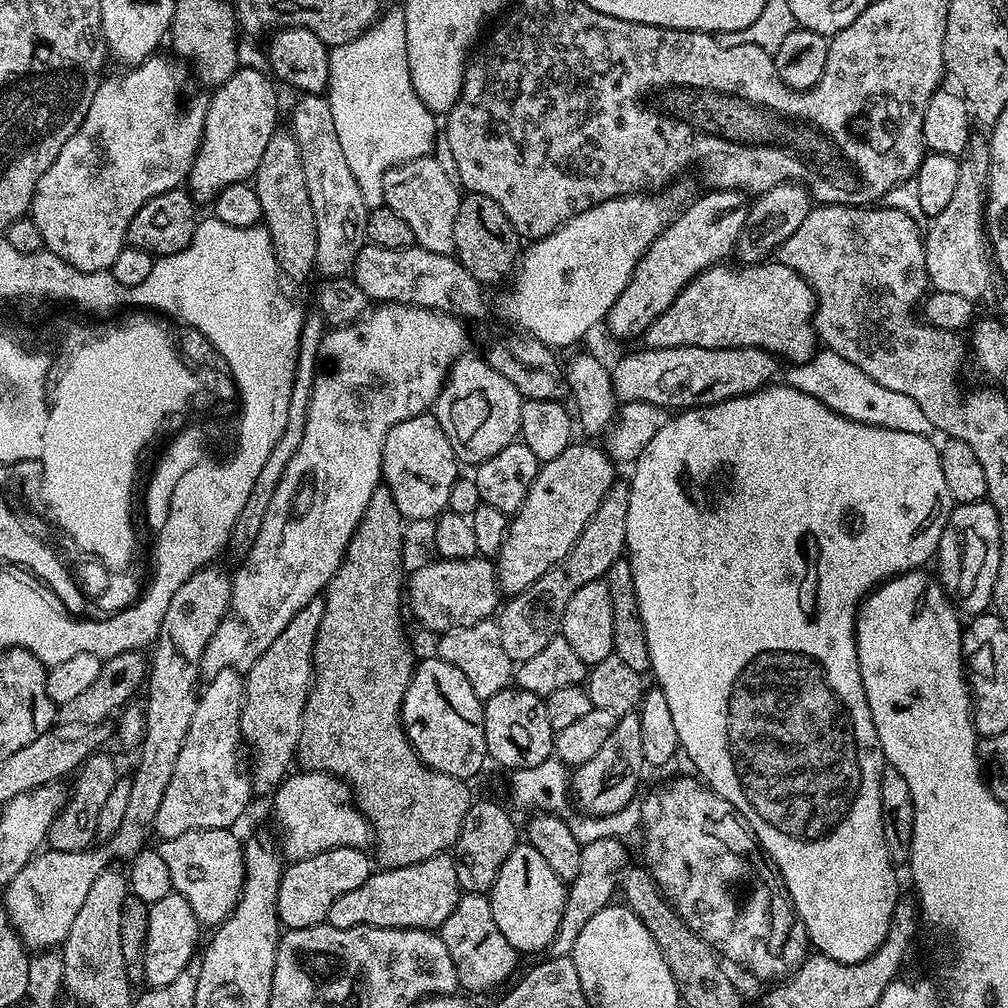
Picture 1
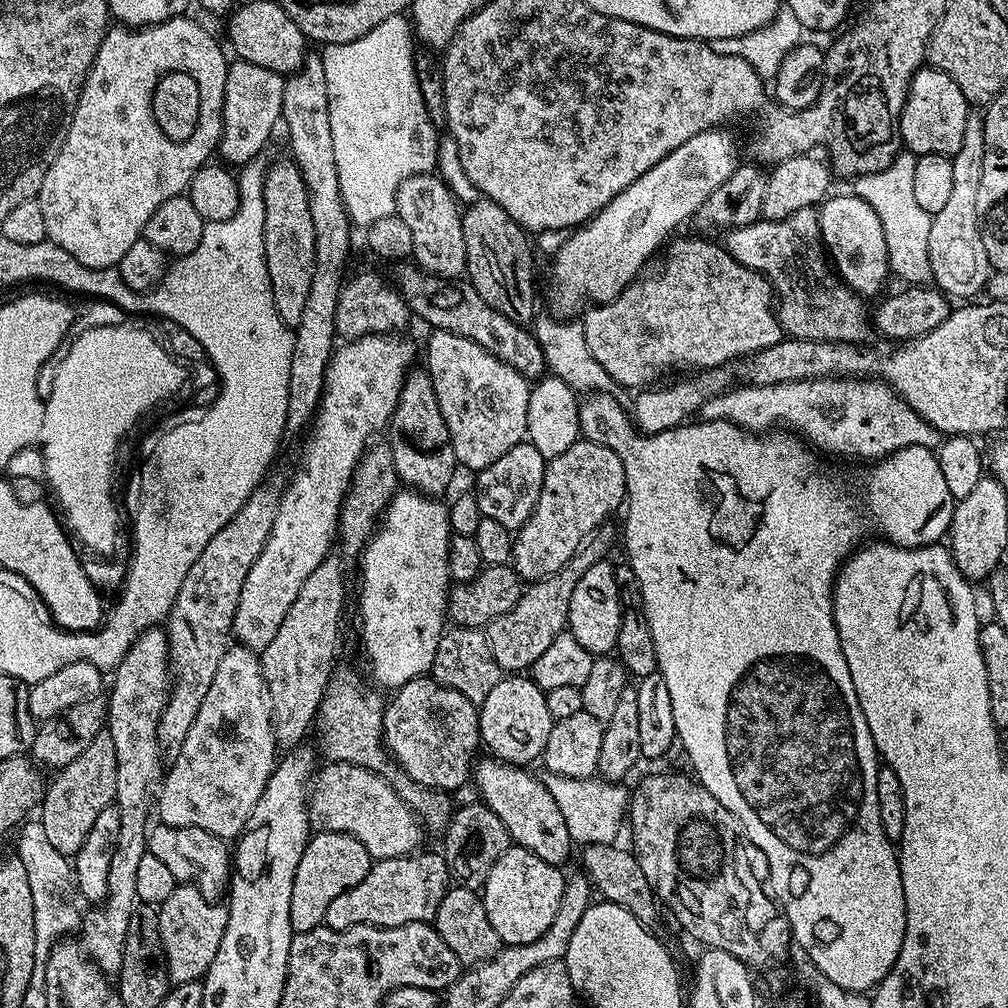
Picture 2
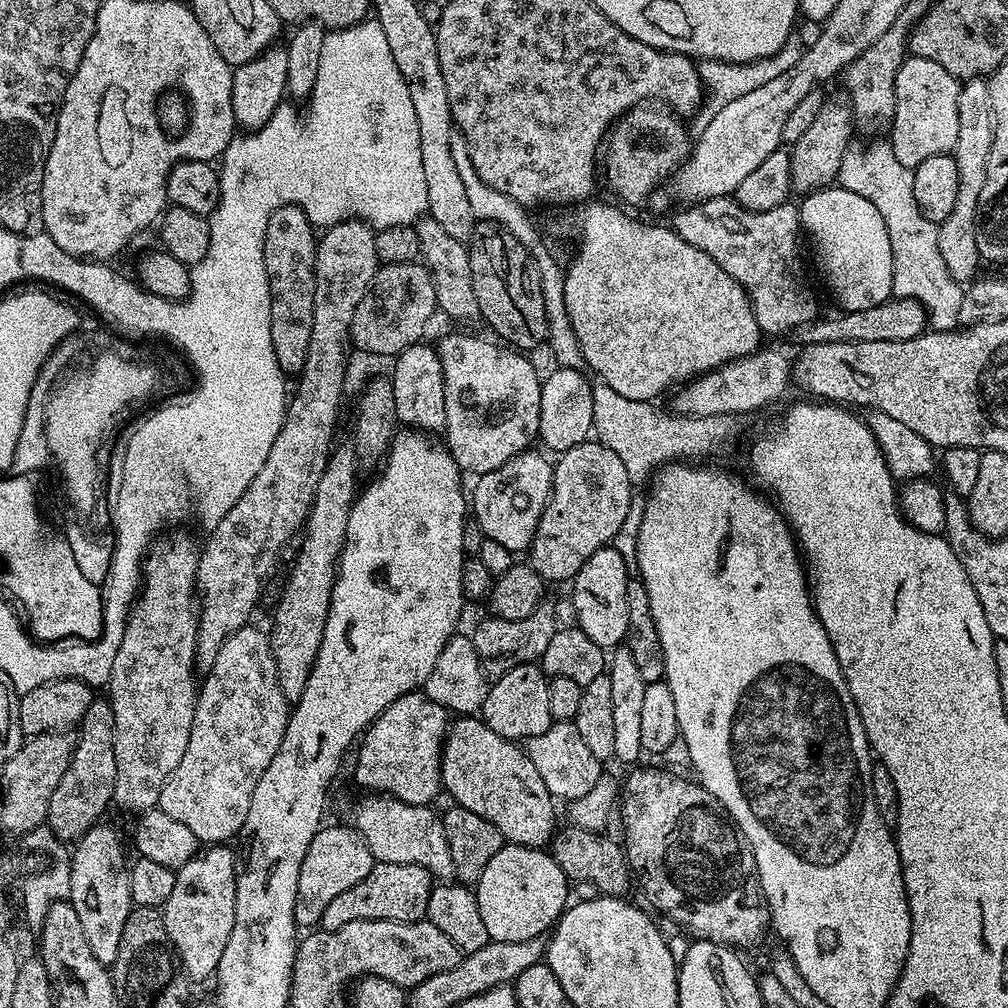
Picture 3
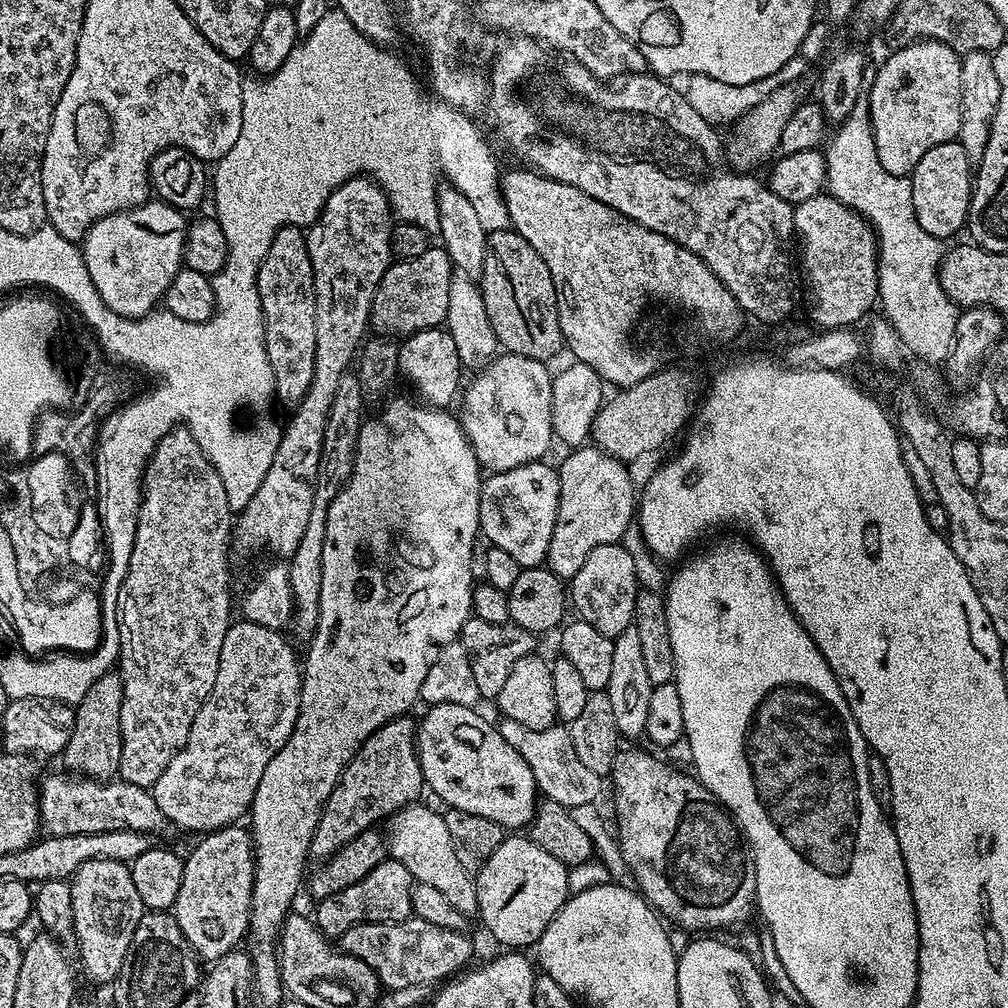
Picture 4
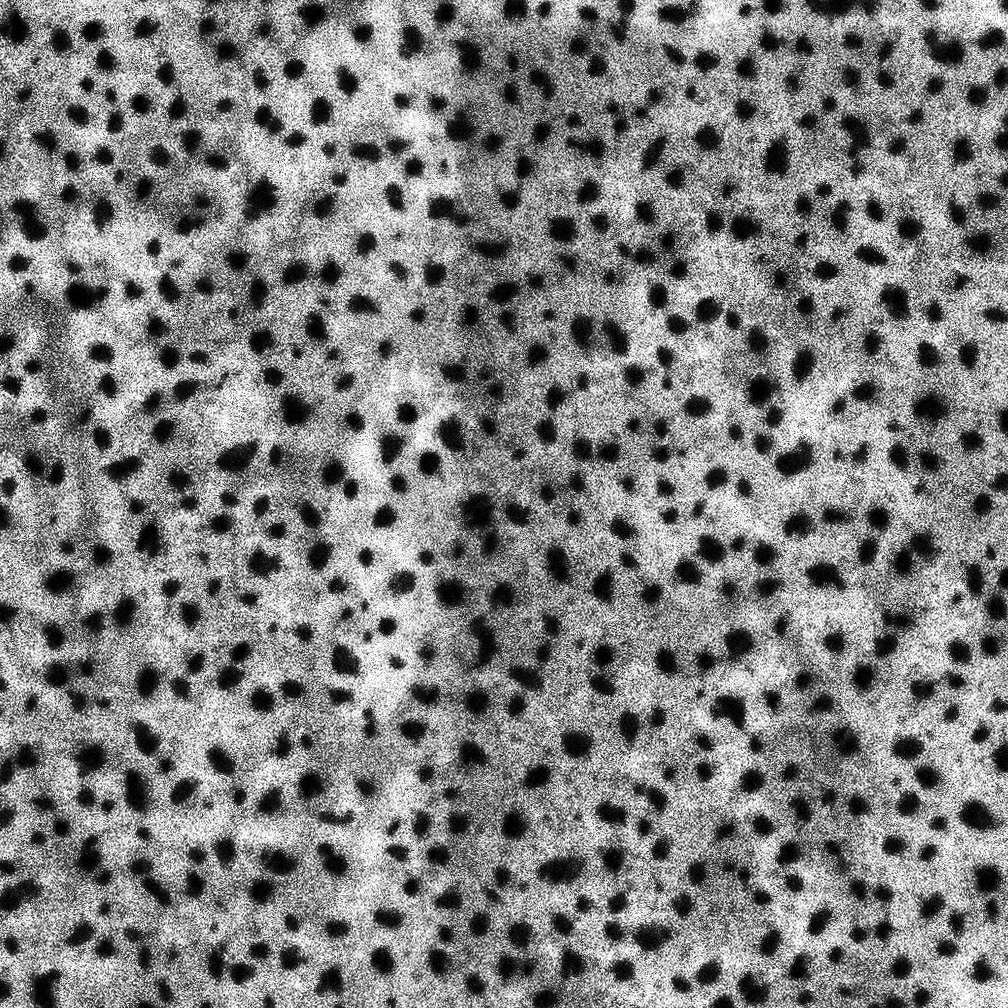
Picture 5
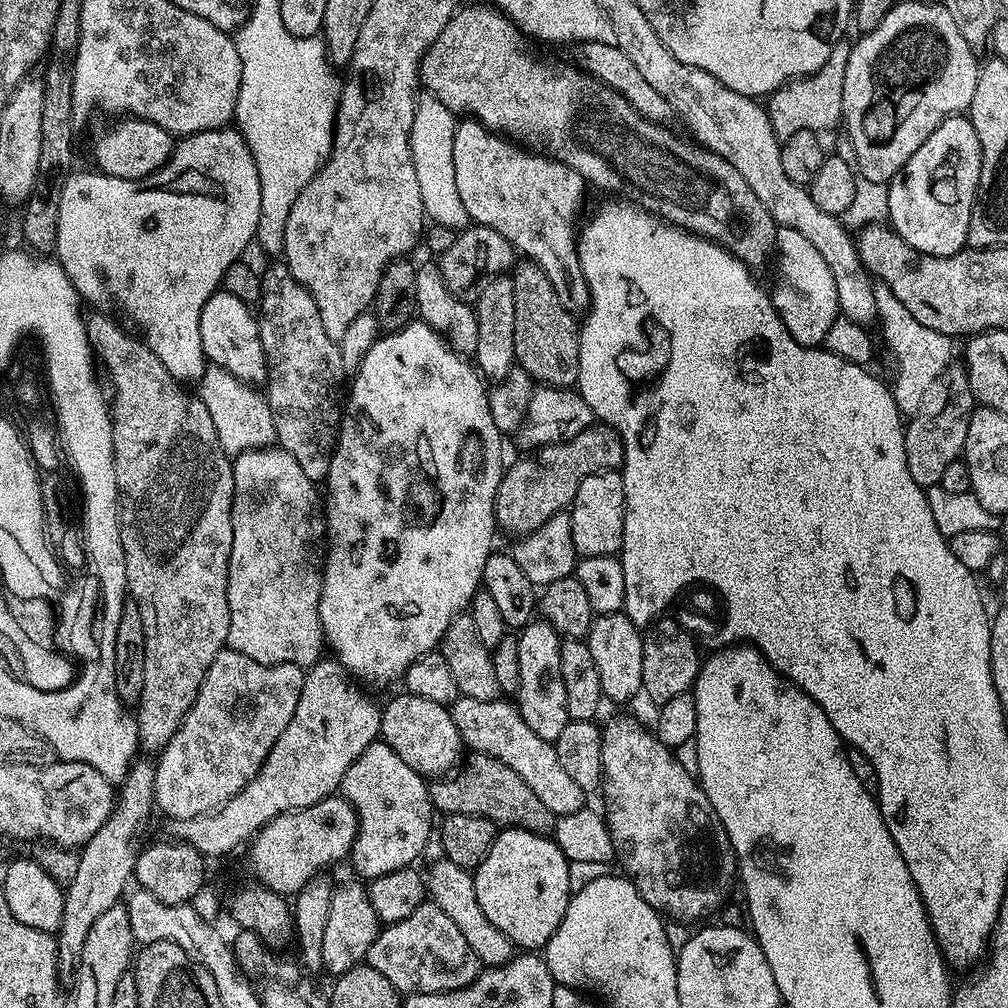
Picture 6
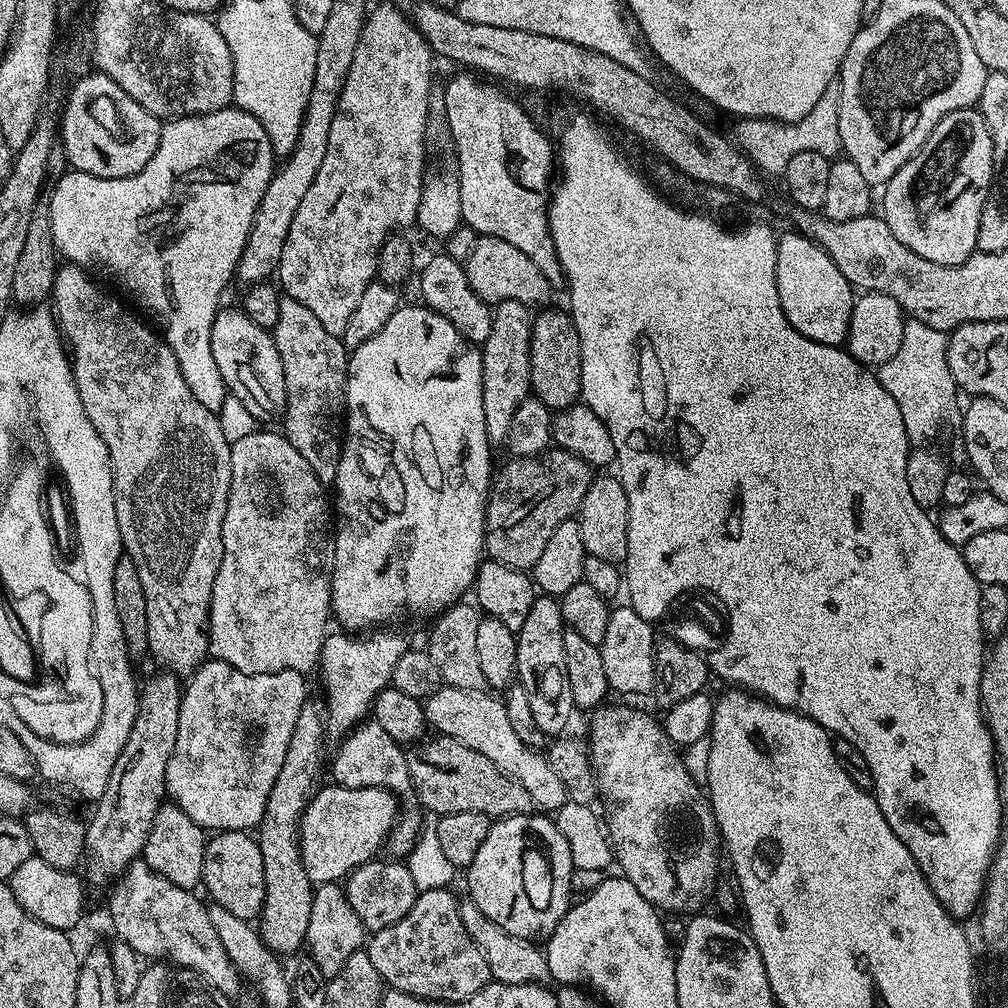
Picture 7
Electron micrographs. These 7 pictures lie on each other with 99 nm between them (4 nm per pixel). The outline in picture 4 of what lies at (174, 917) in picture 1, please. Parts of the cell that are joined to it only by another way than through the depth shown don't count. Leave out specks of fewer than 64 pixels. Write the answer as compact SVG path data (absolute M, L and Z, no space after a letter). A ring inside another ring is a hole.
M229 826L218 828L199 837L196 849L184 860L182 870L182 886L178 889L178 898L170 911L176 917L178 926L195 950L201 961L211 962L222 958L222 954L233 951L236 944L248 934L248 919L252 913L252 887L254 886L254 870L256 857L252 847L252 837L247 827Z

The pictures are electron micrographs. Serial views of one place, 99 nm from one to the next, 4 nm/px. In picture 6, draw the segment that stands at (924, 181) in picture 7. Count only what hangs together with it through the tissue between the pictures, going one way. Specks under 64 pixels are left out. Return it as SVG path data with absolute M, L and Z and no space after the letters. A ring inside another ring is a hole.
M967 115L951 116L936 127L934 134L914 150L910 162L894 179L888 181L888 218L892 231L924 256L952 256L965 251L970 230L970 218L976 205L976 191L980 189L982 150L978 134Z

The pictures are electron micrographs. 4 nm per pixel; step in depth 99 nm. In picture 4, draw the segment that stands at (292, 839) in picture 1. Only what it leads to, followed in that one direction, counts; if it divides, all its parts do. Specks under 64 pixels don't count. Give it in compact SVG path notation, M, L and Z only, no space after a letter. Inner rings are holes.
M417 802L401 808L387 824L388 856L402 862L406 870L410 870L413 881L442 890L442 894L446 894L446 898L450 898L450 902L466 914L477 911L478 894L473 873L458 862L458 853L454 851L454 841L450 838L443 816L428 810L423 802Z

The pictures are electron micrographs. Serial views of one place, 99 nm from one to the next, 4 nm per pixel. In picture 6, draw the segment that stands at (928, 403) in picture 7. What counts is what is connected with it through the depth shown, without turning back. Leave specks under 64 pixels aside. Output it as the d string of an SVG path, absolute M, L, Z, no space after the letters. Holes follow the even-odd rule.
M877 286L874 290L874 302L878 324L884 327L884 338L892 350L892 360L896 363L896 381L891 381L890 384L892 397L901 414L908 418L915 417L923 409L920 407L923 406L928 391L935 386L936 379L944 371L944 375L949 371L953 363L953 341L938 330L930 330L930 326L922 326L922 322L918 322L918 318L914 318L910 310L902 306L902 302L889 288Z

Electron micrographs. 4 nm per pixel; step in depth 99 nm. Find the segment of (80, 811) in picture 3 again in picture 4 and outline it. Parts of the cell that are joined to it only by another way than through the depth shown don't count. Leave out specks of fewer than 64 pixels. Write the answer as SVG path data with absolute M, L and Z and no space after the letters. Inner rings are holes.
M113 670L102 674L90 690L75 705L76 717L74 718L74 734L70 734L70 742L66 742L62 759L65 769L81 776L89 776L91 780L109 781L119 773L120 759L122 758L122 678L119 671Z

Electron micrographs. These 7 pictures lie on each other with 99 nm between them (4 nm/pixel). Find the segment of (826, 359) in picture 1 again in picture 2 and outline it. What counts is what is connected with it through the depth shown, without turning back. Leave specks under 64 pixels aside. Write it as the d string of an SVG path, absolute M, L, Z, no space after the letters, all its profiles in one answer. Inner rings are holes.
M826 376L822 380L743 387L733 387L706 402L699 415L705 421L725 420L739 428L747 428L753 434L767 433L781 420L784 423L781 425L791 426L817 449L865 456L868 462L882 460L906 446L935 449L942 439L941 433L926 423L894 389L875 378Z

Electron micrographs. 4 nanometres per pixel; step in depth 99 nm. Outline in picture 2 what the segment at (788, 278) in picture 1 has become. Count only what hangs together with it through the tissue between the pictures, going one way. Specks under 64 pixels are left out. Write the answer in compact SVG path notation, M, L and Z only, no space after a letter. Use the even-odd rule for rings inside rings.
M708 238L700 239L704 240L673 239L671 243L667 245L667 248L669 247L668 261L665 262L664 269L662 269L661 272L650 273L651 271L649 271L647 274L641 275L639 278L633 280L626 290L622 290L622 294L618 294L618 298L614 298L608 304L595 305L583 313L582 323L584 333L586 334L586 346L590 346L590 354L594 354L594 358L598 358L598 366L602 366L602 370L606 370L606 374L610 374L610 378L614 378L614 382L621 389L643 389L645 386L659 381L656 379L658 379L667 368L696 368L692 370L718 368L727 365L727 360L737 359L736 361L739 361L745 356L752 355L753 352L766 350L770 346L774 346L779 340L785 339L786 333L780 326L779 318L776 317L772 283L765 278L764 273L756 272L753 268L744 268L732 257L727 248L721 246L719 243L716 243L717 245L711 244Z

